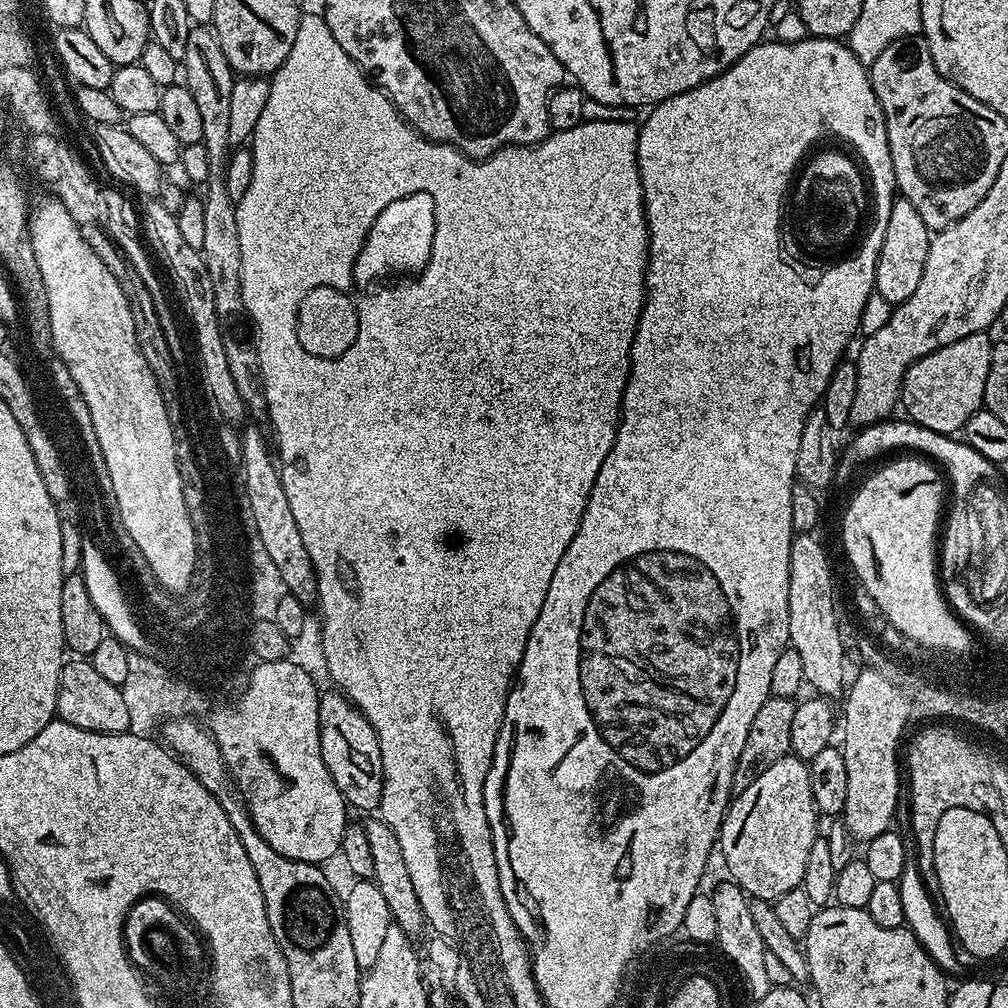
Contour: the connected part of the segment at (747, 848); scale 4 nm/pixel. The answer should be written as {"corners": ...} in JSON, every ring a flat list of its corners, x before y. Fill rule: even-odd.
{"corners":[[791,754,778,758,778,762,762,770,762,774,758,774,754,782,746,786,746,790,735,793,724,814,718,837,718,852,724,855,724,864,732,875,729,877,749,897,758,900,774,902,782,894,801,887,810,846,814,845,818,837,816,820,818,813,812,805,812,791,808,789,808,764]]}

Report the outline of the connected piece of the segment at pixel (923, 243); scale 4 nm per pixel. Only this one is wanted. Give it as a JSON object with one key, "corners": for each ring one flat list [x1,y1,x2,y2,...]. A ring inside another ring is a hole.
{"corners":[[893,199,890,222,886,222,886,238,882,238,882,250,878,254,875,295,886,298,886,302,895,306,906,302,906,298,914,294,918,281,922,278,922,270,926,270,929,239,930,229,926,222,922,222,918,210,914,210,908,200]]}

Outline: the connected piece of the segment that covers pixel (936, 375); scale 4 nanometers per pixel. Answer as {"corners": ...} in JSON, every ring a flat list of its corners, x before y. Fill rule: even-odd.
{"corners":[[975,332,958,342,950,342,950,346,942,346,922,358,918,358,906,370,904,381,900,387,900,404,905,408,907,419,915,424,926,426,935,432,956,434,963,429,964,423,975,412,981,411,986,390,986,374,990,374,990,358,992,357,993,337,988,332]]}

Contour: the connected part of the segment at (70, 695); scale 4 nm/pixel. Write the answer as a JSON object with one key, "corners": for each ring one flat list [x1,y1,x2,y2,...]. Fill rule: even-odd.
{"corners":[[72,658,65,663,58,678,56,716,59,719,70,722,70,726,78,726,82,730,118,734,129,731,130,715,127,706,121,686,106,682,106,679,94,670,91,659]]}

